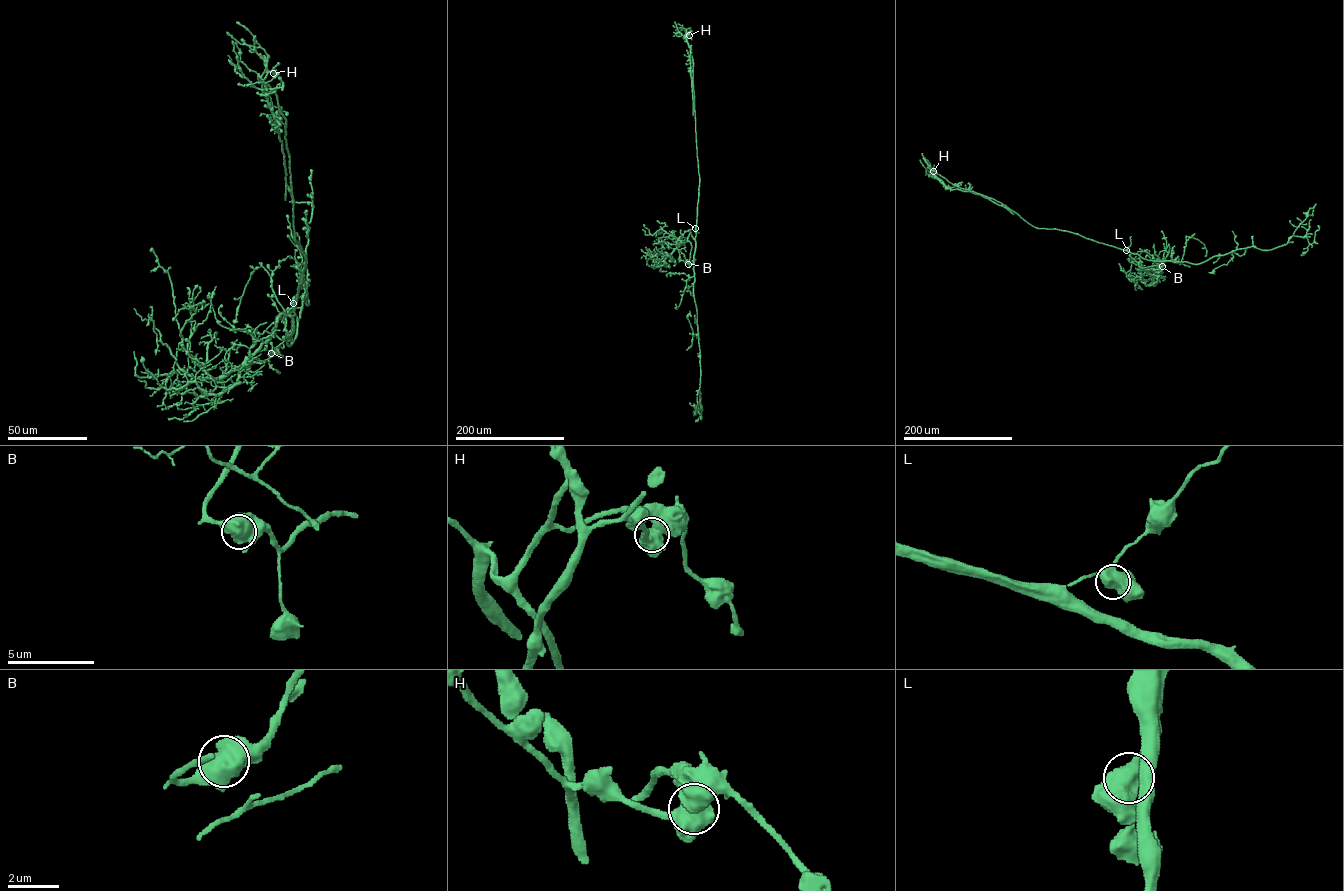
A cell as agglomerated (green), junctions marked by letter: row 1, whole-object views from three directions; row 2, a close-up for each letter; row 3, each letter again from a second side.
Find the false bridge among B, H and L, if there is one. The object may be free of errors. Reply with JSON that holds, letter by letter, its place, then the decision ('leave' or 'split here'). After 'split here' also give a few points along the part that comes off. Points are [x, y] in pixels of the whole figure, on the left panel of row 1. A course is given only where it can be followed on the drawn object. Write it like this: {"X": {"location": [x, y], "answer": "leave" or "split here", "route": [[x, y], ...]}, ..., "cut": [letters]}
{"B": {"location": [271, 353], "answer": "leave"}, "H": {"location": [273, 73], "answer": "split here", "route": [[274, 73], [267, 74], [262, 88], [281, 141], [286, 174], [285, 200]]}, "L": {"location": [293, 303], "answer": "leave"}, "cut": ["H"]}

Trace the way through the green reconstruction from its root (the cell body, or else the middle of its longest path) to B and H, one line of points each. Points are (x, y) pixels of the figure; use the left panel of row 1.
B: (296, 299), (295, 314), (291, 316), (293, 331), (271, 353)
H: (296, 299), (305, 256), (295, 240), (286, 121), (279, 110), (276, 94), (258, 78), (264, 72), (274, 73)

